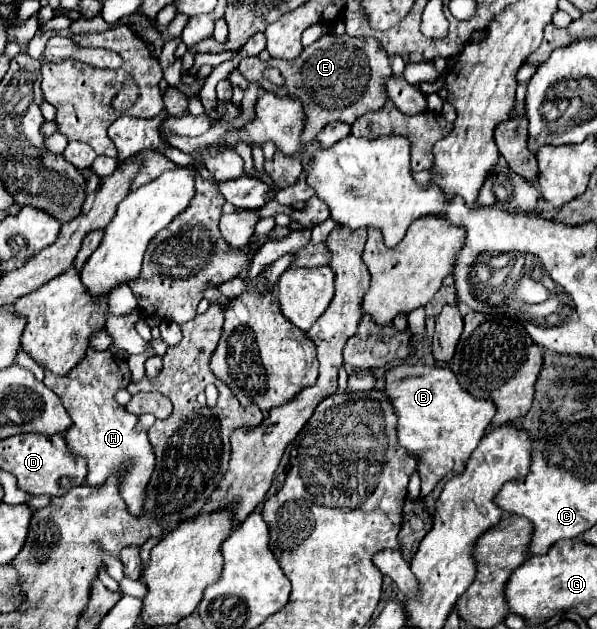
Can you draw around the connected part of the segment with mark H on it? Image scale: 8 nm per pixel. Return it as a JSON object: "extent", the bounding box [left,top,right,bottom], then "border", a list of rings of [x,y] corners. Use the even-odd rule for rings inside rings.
{"extent":[44,348,154,515],"border":[[[88,348],[86,357],[72,369],[68,375],[52,375],[52,371],[44,371],[44,385],[50,387],[64,403],[64,409],[68,411],[72,419],[72,427],[64,433],[68,447],[86,457],[88,461],[88,477],[86,483],[96,487],[102,485],[110,473],[118,469],[120,463],[126,459],[132,459],[136,467],[132,467],[132,475],[128,475],[122,481],[122,497],[128,505],[128,511],[138,515],[142,509],[142,497],[144,489],[148,485],[148,479],[154,471],[154,451],[150,447],[150,441],[146,433],[136,435],[136,415],[130,415],[124,411],[122,405],[114,401],[114,391],[118,387],[124,387],[130,383],[130,369],[128,363],[114,357],[110,349],[96,351]]]}

